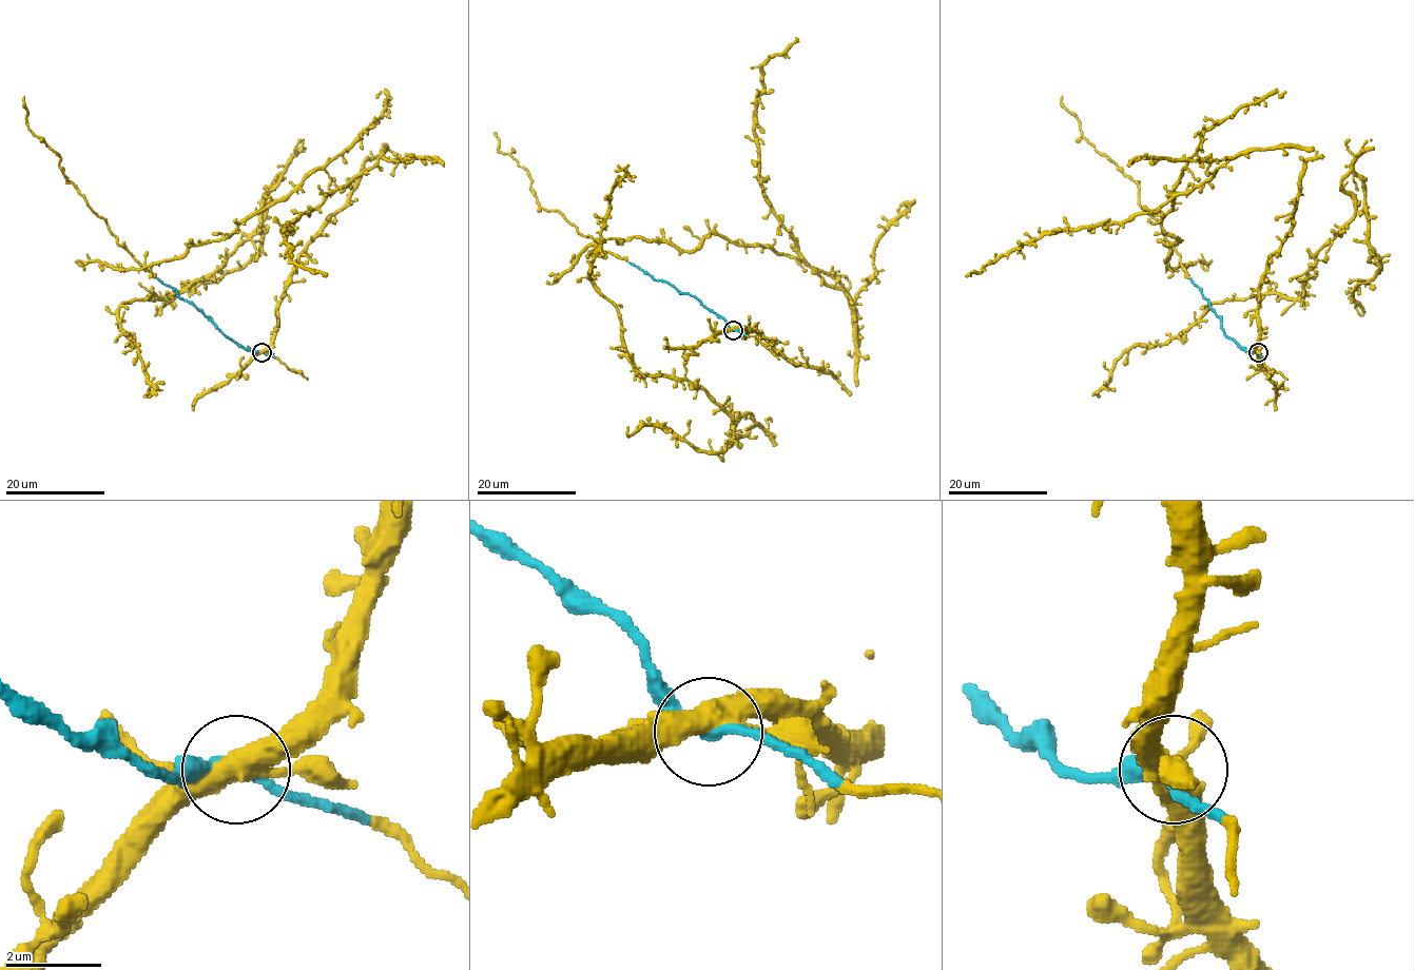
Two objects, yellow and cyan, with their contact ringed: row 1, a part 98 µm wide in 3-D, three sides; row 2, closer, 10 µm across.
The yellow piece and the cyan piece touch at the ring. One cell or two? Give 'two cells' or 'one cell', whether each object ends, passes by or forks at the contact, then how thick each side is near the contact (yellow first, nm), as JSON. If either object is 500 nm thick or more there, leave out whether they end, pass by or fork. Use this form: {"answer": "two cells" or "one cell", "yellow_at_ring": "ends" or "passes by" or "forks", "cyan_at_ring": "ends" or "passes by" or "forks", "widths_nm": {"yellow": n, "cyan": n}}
{"answer": "one cell", "yellow_at_ring": "forks", "cyan_at_ring": "passes by", "widths_nm": {"yellow": 400, "cyan": 200}}

